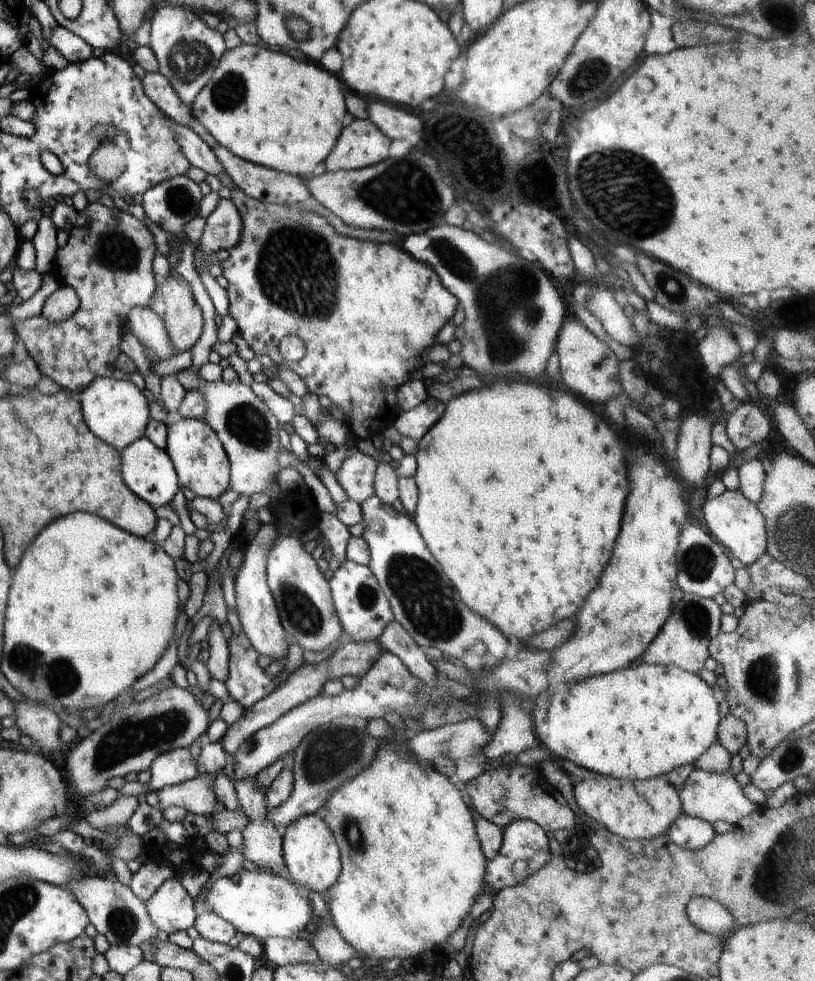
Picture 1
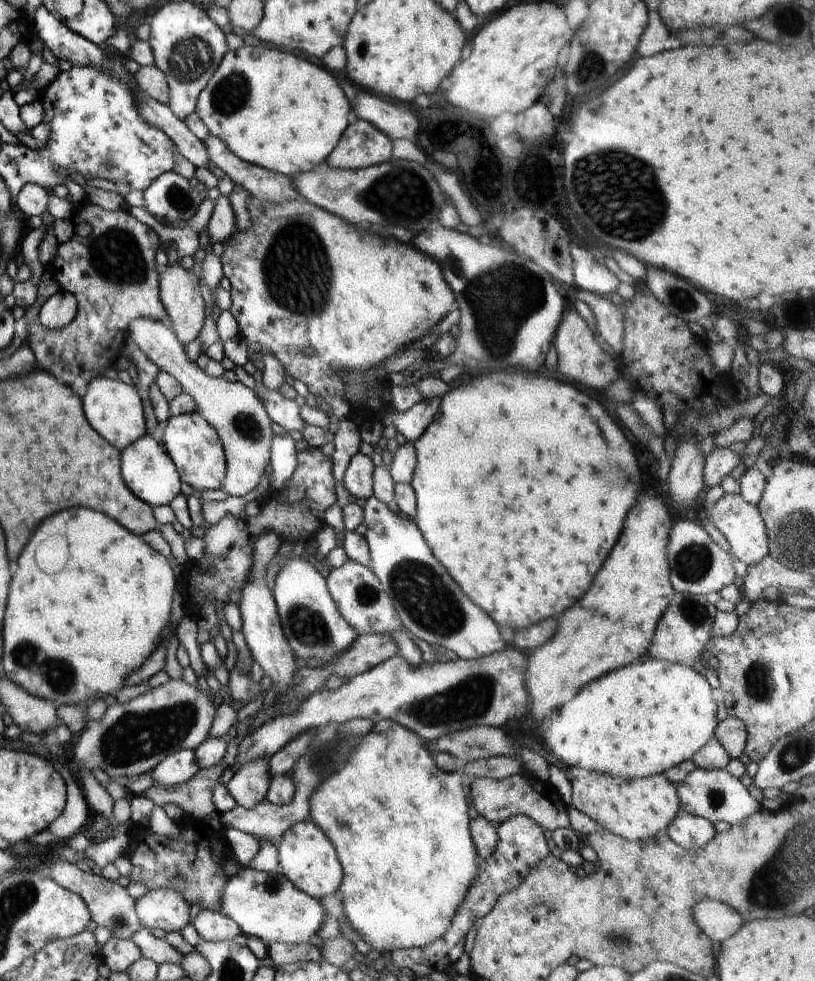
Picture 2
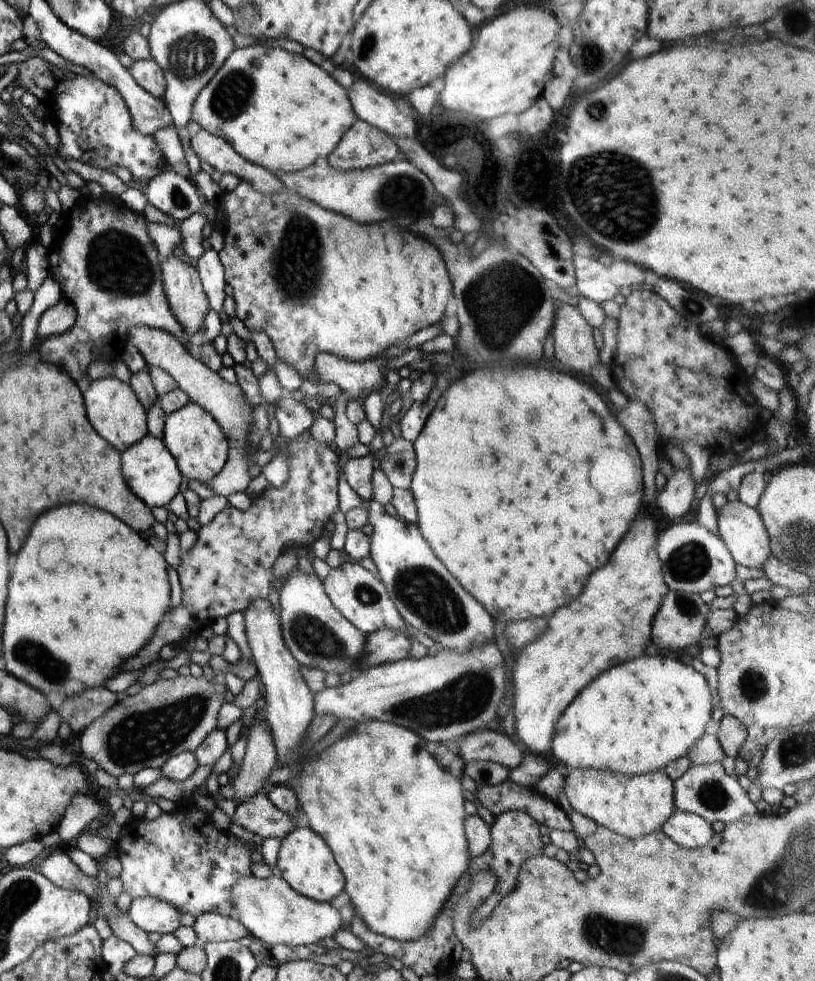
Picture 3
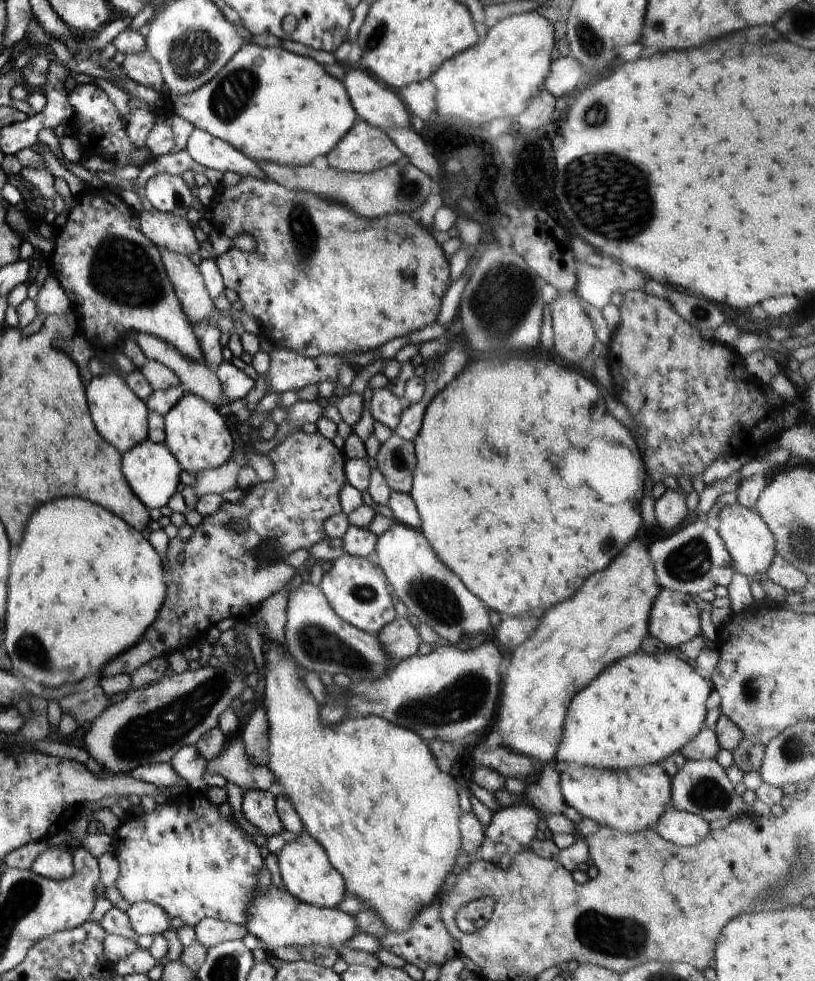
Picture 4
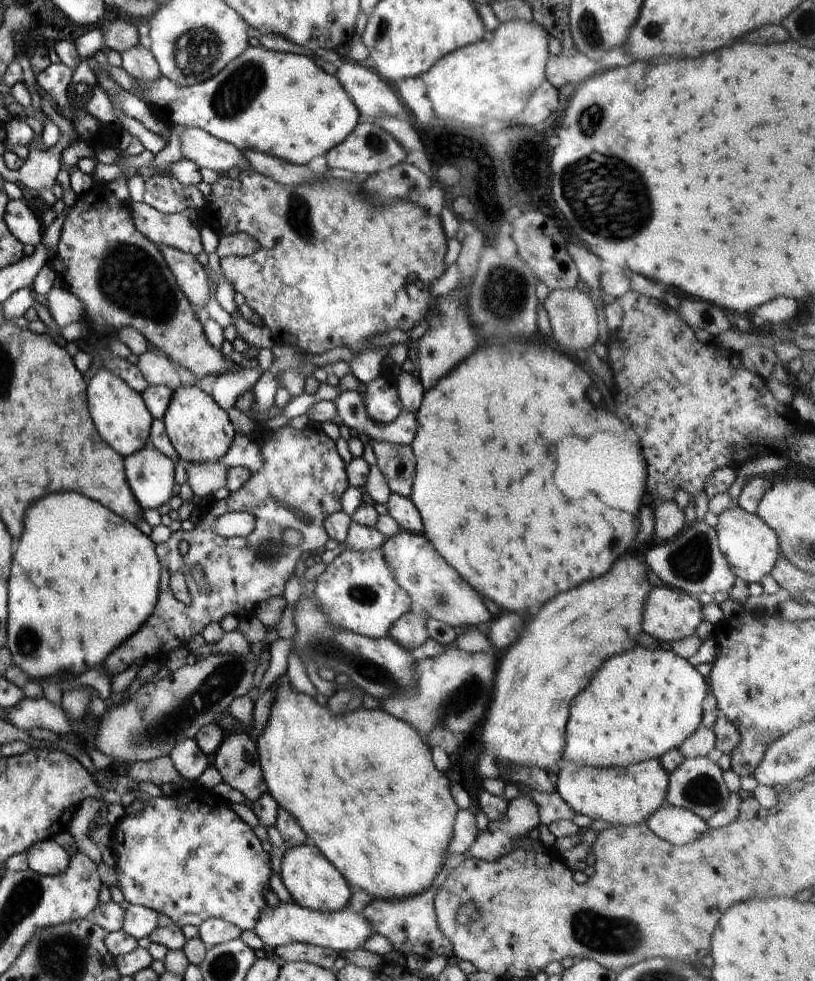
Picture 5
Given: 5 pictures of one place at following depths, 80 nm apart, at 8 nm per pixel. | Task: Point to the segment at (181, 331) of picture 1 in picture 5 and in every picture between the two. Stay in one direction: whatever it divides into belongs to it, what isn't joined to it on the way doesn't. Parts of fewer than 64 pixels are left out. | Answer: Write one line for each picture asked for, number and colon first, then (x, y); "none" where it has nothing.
2: (180, 294)
3: (186, 298)
4: (195, 302)
5: (192, 278)

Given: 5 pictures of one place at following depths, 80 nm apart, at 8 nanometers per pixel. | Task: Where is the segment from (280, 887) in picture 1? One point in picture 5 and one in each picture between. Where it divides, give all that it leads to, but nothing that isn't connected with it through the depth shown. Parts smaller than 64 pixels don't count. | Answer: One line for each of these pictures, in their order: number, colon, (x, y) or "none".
2: (265, 905)
3: (271, 910)
4: (276, 917)
5: (342, 930)

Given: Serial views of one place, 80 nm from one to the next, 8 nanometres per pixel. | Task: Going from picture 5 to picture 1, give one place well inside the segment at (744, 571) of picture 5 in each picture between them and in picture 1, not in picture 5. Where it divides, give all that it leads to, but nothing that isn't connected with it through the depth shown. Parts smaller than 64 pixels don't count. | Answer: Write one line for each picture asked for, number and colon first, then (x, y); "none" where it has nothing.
1: (734, 521)
2: (741, 524)
3: (741, 527)
4: (751, 544)

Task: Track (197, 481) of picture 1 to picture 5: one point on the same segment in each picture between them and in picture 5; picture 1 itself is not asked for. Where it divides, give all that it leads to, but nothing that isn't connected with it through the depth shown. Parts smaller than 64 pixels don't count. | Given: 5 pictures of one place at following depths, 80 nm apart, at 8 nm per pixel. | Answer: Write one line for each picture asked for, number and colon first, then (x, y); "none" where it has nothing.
2: (193, 444)
3: (194, 439)
4: (196, 434)
5: (200, 431)

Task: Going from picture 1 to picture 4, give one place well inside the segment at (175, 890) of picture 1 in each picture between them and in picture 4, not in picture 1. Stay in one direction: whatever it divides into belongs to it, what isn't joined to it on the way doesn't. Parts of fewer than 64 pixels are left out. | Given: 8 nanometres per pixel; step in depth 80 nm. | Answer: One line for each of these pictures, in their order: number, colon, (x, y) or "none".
2: (164, 909)
3: (152, 914)
4: (146, 918)

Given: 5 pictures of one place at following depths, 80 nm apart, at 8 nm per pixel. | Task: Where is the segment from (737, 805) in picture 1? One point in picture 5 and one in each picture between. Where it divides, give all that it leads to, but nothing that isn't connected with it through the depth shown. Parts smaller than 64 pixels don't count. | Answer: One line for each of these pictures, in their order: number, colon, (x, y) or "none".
2: (713, 794)
3: (708, 791)
4: (703, 787)
5: (697, 785)

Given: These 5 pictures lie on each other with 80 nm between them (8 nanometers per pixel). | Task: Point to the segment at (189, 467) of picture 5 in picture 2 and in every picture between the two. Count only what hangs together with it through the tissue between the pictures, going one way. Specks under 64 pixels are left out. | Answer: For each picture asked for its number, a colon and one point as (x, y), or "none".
2: (245, 430)
3: (228, 405)
4: (225, 478)

